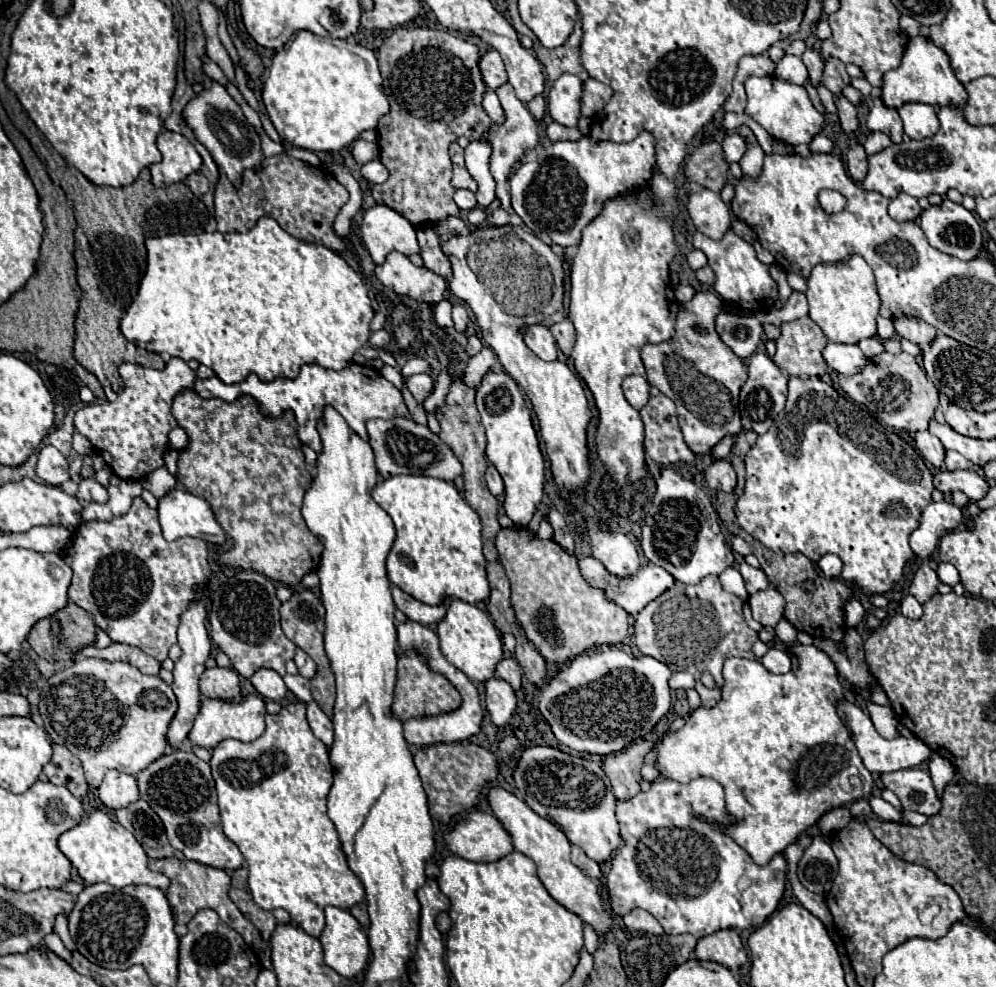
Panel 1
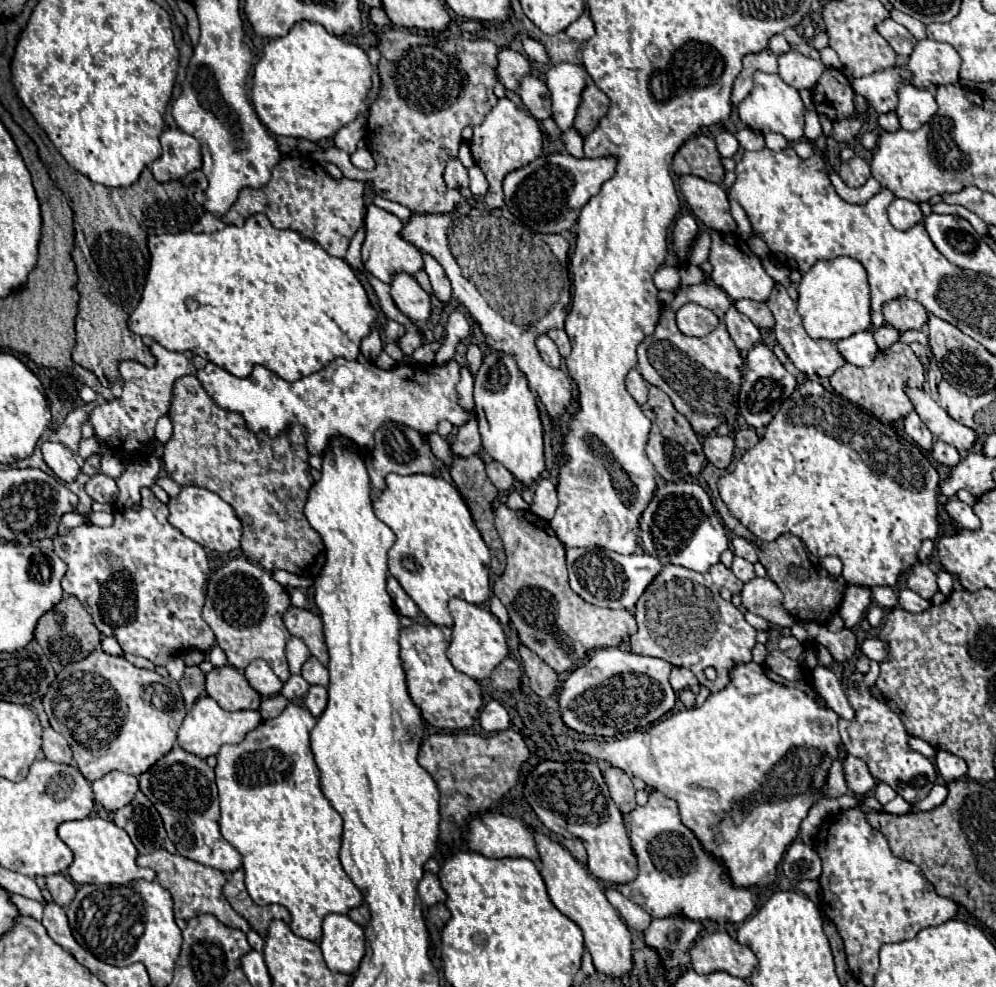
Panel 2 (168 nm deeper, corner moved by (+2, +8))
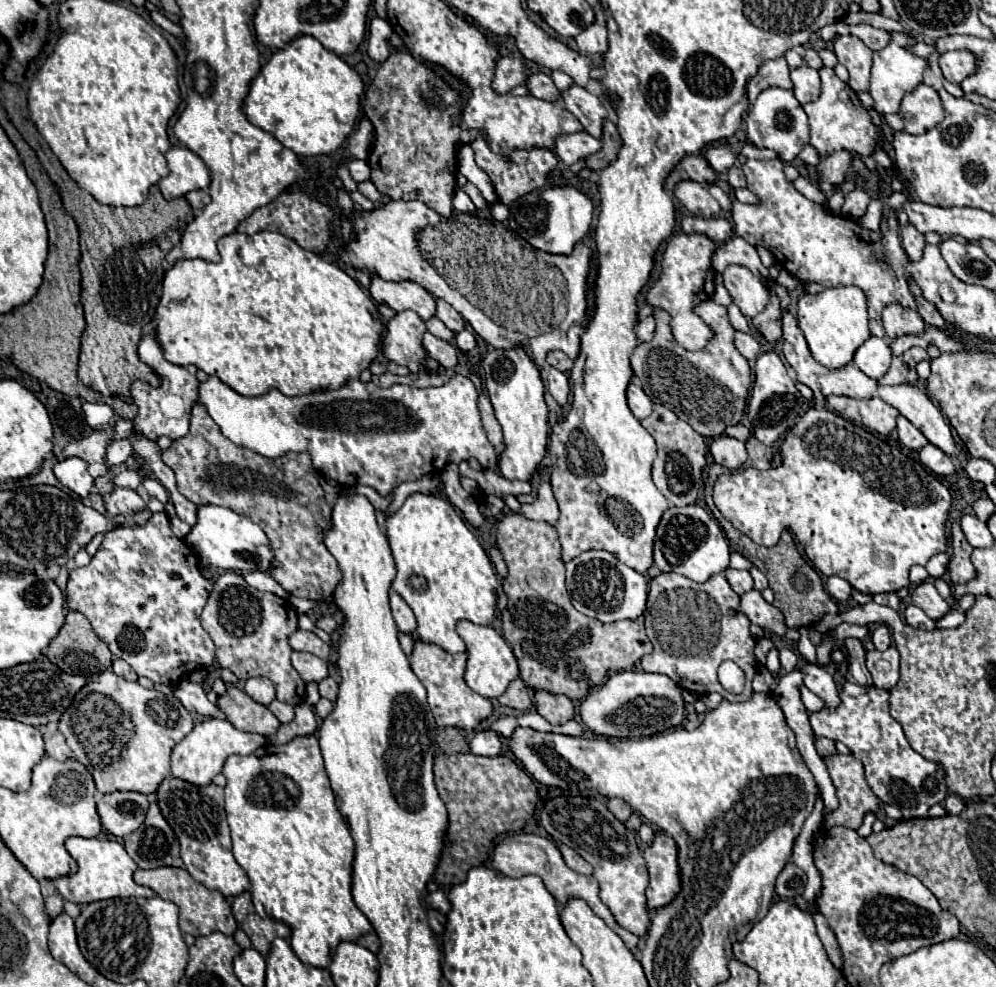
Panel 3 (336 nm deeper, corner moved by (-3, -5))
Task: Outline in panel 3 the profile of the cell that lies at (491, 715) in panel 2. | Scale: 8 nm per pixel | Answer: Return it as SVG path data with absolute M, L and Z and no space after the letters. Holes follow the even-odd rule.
M479 731L473 735L469 741L469 751L473 755L483 755L483 757L495 757L501 751L501 739L493 731Z

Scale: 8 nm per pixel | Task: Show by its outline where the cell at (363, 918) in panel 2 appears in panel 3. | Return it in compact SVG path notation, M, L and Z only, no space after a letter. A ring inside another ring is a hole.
M371 931L371 933L367 933L367 935L363 935L359 941L357 941L361 947L365 947L365 949L369 949L371 953L379 953L379 937L377 937L377 933L375 931Z

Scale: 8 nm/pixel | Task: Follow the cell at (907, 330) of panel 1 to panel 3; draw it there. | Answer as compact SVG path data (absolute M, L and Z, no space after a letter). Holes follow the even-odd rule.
M887 305L883 309L883 319L881 325L885 329L885 335L889 339L897 339L901 335L919 335L923 333L923 319L915 309L903 307L903 305Z

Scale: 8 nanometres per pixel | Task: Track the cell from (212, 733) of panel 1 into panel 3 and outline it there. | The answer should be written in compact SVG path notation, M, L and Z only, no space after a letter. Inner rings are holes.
M203 719L195 723L193 731L173 747L171 751L171 775L191 785L209 785L217 773L221 773L223 763L229 755L251 755L255 749L265 745L263 735L245 733L235 729L229 721L219 719Z

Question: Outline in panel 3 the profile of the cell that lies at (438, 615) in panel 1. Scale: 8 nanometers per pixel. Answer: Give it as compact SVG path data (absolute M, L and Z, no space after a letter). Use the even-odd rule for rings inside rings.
M395 591L389 593L389 603L391 603L391 611L393 611L393 619L395 619L397 629L401 633L413 633L417 623L415 623L415 617L413 617L413 611L409 609L409 605Z

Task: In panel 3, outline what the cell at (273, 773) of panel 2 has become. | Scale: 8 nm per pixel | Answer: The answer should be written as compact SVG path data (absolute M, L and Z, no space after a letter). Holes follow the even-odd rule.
M295 737L293 741L289 741L287 745L271 745L271 747L261 747L259 751L241 757L241 755L231 755L225 765L223 765L223 775L227 779L225 785L225 813L227 813L227 821L231 827L231 839L233 839L233 855L235 861L243 867L243 871L247 873L249 881L251 881L251 895L253 895L253 905L259 917L269 917L269 919L277 919L283 921L289 929L291 929L291 947L295 951L295 955L299 957L301 963L317 967L317 969L327 969L331 965L333 959L333 949L337 949L337 945L341 941L357 941L361 935L371 931L371 923L369 919L357 909L353 895L351 895L351 869L353 869L353 857L355 857L355 843L351 839L349 827L343 819L343 815L339 813L337 805L335 805L335 795L329 787L329 779L323 767L323 757L319 751L319 743L315 737Z

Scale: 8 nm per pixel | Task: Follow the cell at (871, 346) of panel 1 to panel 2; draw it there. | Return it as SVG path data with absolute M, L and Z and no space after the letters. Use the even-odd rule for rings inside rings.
M884 324L882 328L878 328L878 330L872 330L872 336L874 336L874 340L876 340L876 346L878 346L880 350L884 350L884 348L892 346L892 344L898 340L900 332L898 332L896 328L892 328L892 326Z

